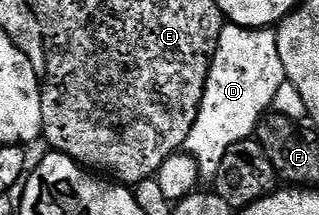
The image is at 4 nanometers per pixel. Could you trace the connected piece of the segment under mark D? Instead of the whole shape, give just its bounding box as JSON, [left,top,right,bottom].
[185,23,286,181]

